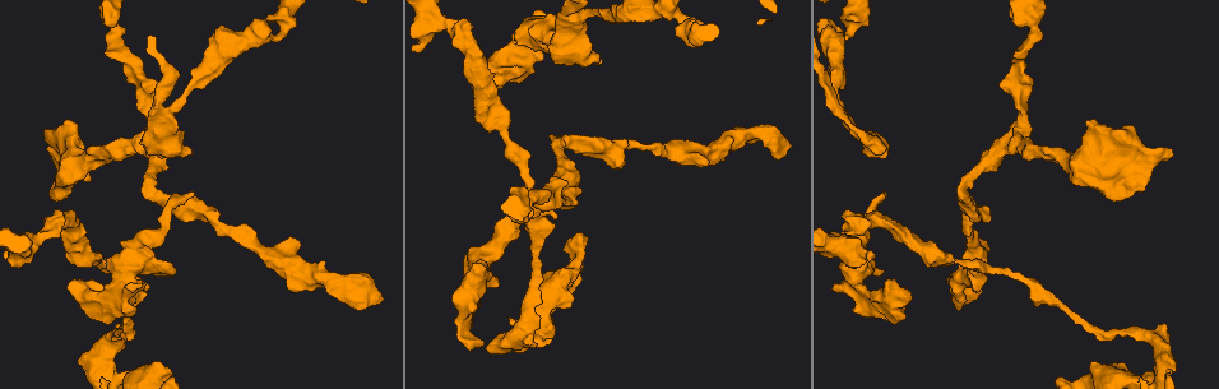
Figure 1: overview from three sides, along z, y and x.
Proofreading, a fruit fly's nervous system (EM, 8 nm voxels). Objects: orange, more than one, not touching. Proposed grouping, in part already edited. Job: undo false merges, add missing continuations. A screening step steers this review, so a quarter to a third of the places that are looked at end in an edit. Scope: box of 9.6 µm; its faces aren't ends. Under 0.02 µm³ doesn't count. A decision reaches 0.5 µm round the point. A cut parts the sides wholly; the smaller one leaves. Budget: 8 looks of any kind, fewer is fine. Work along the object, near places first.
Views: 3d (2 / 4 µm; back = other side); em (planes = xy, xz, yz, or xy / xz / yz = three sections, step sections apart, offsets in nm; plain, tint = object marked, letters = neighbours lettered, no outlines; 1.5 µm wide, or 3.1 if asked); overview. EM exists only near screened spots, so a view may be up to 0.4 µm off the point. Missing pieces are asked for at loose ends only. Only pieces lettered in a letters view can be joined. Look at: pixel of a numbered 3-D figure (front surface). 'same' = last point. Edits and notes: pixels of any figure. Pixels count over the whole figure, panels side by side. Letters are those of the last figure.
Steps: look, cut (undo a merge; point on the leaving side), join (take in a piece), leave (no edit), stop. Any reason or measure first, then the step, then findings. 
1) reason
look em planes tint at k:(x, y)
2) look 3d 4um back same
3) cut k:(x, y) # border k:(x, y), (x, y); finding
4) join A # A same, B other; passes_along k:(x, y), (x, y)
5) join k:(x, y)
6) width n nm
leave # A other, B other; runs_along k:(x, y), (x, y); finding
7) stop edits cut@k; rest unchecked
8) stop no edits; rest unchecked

abrupt turn
look em xy step 8 tint at 1:(149, 190)

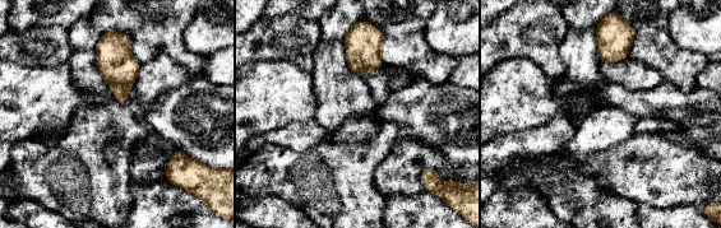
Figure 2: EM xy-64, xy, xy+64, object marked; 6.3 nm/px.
look em planes letters same

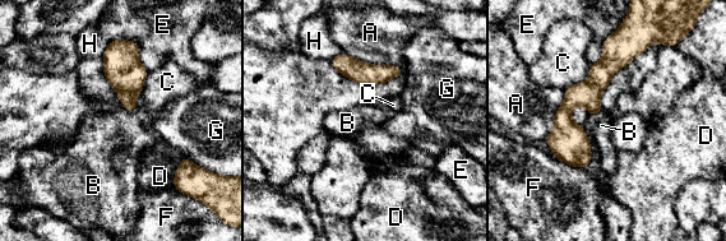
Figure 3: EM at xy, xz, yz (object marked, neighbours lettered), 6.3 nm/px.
leave # A other, B other, C other, D other, E other, F other, G other, H other; runs_along 3:(613, 65), (565, 109), (559, 156); one neuron here

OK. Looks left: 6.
branch stops here
look em yz step 4 letters at 1:(600, 62)

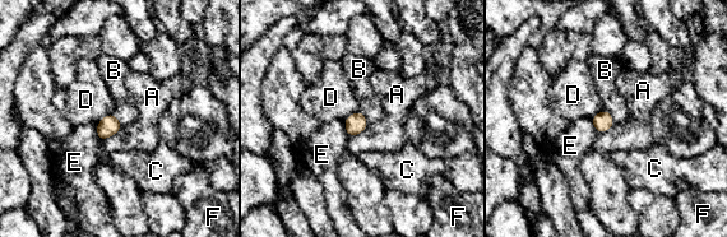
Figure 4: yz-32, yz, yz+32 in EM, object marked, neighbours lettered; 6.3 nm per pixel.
look em planes letters same

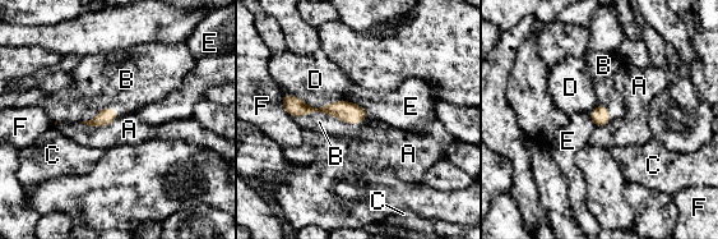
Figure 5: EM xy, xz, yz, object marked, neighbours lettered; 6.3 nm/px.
longest_contact B 460 nm
join B # A other, B same, C other, D other, E other, F other; passes_along 5:(347, 111), (330, 115), (319, 122); the neuron continues

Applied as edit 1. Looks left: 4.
see it whole again
look overview

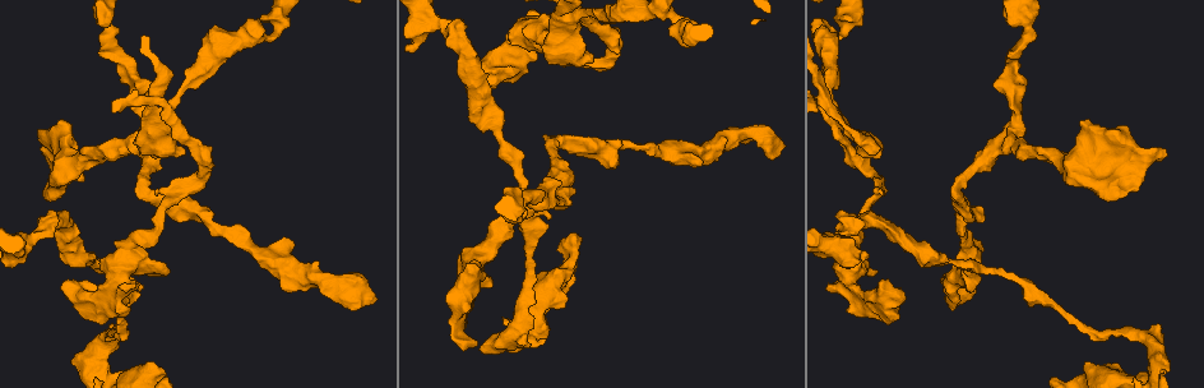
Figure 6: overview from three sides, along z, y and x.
an open end
look em xz step 8 tint at 6:(148, 82)

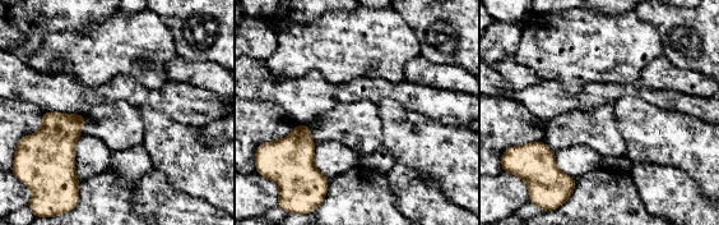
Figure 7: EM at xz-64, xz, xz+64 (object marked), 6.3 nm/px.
look em planes letters same

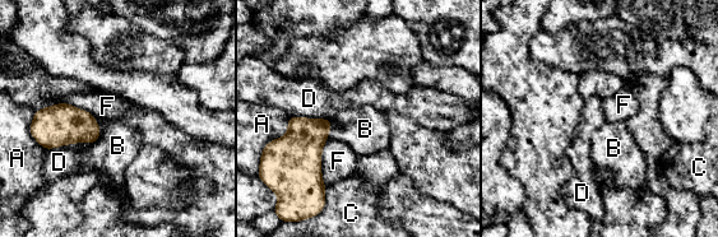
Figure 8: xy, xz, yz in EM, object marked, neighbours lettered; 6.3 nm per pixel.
longest_contact A 360 nm
leave # A other, B other, C other, D other, F other; no lettered piece goes on from it

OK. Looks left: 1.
stop edits join@5; rest unchecked

